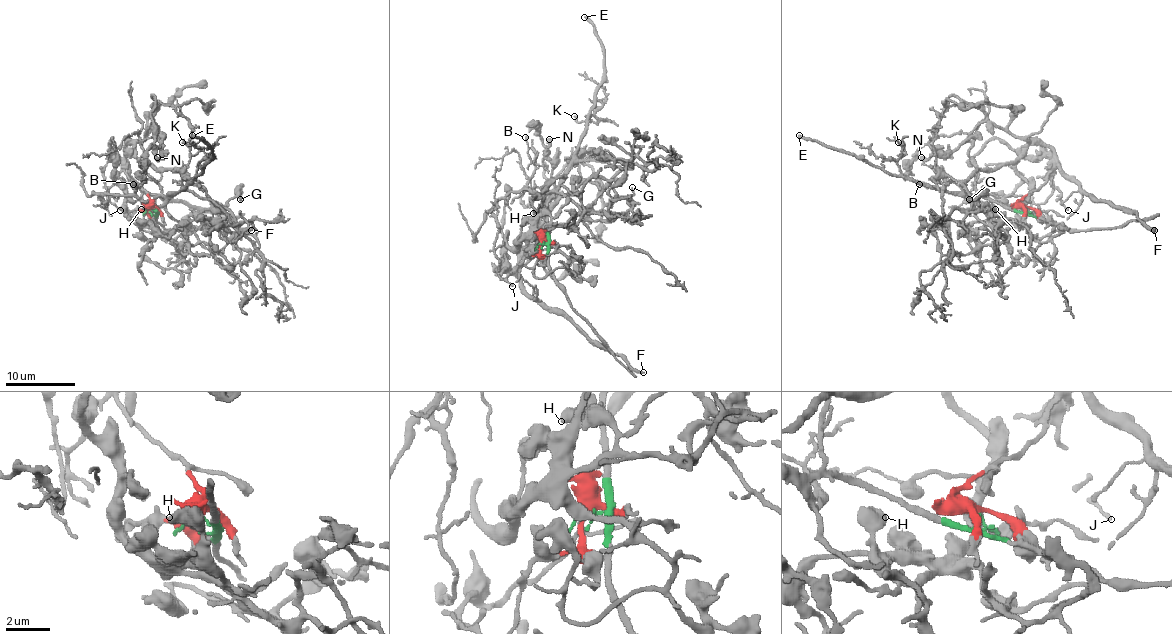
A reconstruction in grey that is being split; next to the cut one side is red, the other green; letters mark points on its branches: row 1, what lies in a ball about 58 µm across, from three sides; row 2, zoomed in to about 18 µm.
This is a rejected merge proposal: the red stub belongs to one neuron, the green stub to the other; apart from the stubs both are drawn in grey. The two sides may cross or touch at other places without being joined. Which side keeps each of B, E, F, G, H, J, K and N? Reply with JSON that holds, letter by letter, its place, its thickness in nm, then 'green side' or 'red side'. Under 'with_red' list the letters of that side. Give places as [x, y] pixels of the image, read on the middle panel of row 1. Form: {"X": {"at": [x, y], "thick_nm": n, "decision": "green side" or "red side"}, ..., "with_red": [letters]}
{"B": {"at": [525, 137], "thick_nm": 110, "decision": "green side"}, "E": {"at": [584, 17], "thick_nm": 240, "decision": "green side"}, "F": {"at": [643, 372], "thick_nm": 300, "decision": "red side"}, "G": {"at": [632, 187], "thick_nm": 170, "decision": "red side"}, "H": {"at": [533, 213], "thick_nm": 500, "decision": "red side"}, "J": {"at": [512, 286], "thick_nm": 100, "decision": "red side"}, "K": {"at": [574, 116], "thick_nm": 180, "decision": "green side"}, "N": {"at": [549, 139], "thick_nm": 400, "decision": "red side"}, "with_red": ["F", "G", "H", "J", "N"]}

